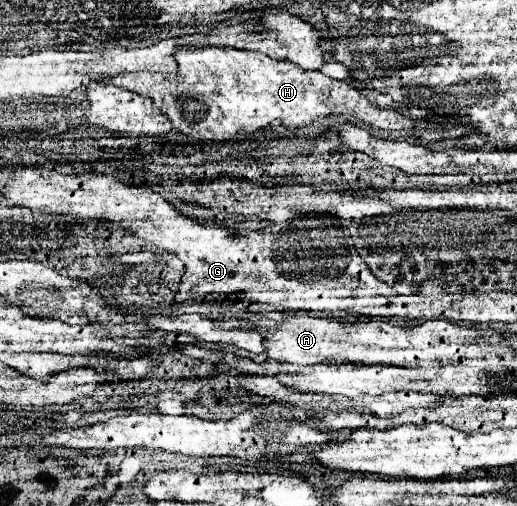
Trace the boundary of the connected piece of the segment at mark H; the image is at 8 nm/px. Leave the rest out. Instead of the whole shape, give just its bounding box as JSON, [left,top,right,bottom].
[98,48,407,142]

